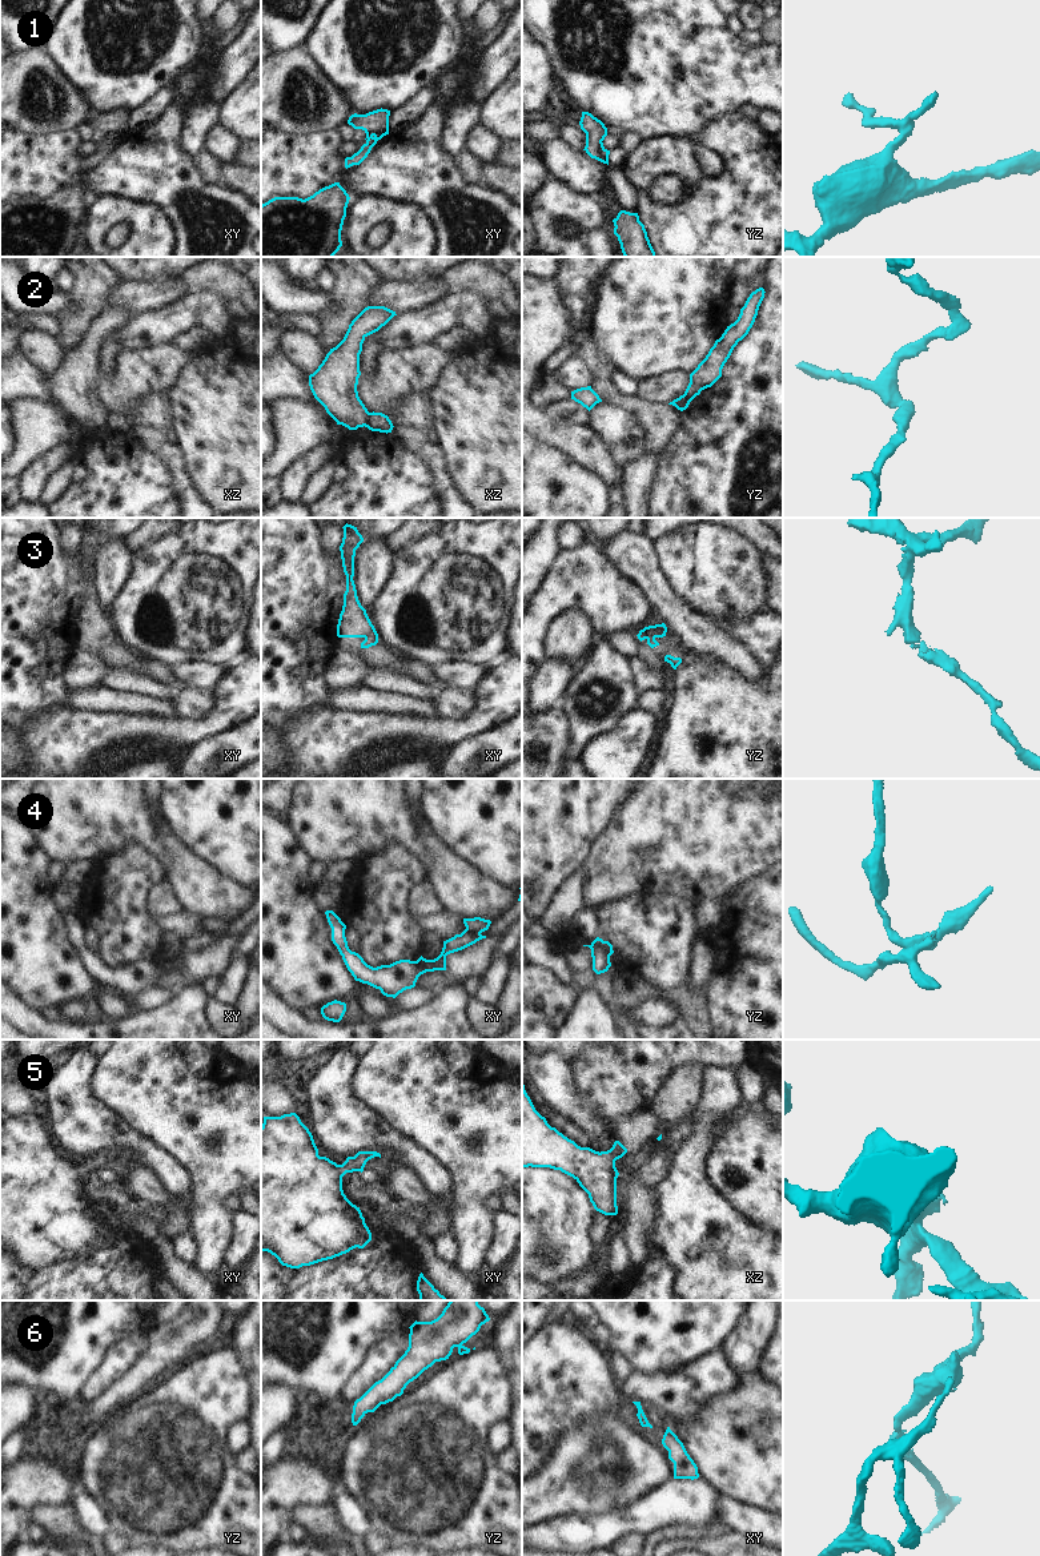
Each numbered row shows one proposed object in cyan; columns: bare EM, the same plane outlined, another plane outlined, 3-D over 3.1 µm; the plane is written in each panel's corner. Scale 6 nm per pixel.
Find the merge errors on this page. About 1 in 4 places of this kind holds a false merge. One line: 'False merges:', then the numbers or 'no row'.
False merges: 2, 4

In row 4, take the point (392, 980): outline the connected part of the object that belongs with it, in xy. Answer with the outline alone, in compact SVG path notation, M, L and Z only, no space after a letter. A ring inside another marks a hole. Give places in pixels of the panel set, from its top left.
M326 910L325 914L332 928L332 941L337 946L354 980L380 989L384 996L393 998L403 990L414 988L421 974L434 970L446 970L446 956L486 938L486 936L481 933L487 930L491 924L490 920L481 917L463 918L466 929L461 934L455 934L443 941L443 960L439 957L426 960L421 956L417 961L399 960L390 965L373 968L368 965L358 953L349 949L345 937L346 925L341 918L333 910Z

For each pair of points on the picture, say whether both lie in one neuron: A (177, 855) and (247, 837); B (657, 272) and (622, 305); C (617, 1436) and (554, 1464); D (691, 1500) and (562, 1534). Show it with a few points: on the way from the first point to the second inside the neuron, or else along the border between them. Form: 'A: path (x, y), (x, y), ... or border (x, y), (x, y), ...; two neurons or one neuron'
A: border (171, 828), (195, 852), (205, 857), (217, 869); two neurons
B: path (649, 280), (630, 298); one neuron
C: path (601, 1452), (589, 1464), (570, 1464); one neuron
D: path (659, 1508), (594, 1532); one neuron

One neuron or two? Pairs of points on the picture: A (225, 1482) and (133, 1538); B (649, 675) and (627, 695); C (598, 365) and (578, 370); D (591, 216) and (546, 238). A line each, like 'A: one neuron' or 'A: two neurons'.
A: one neuron
B: two neurons
C: two neurons
D: one neuron

